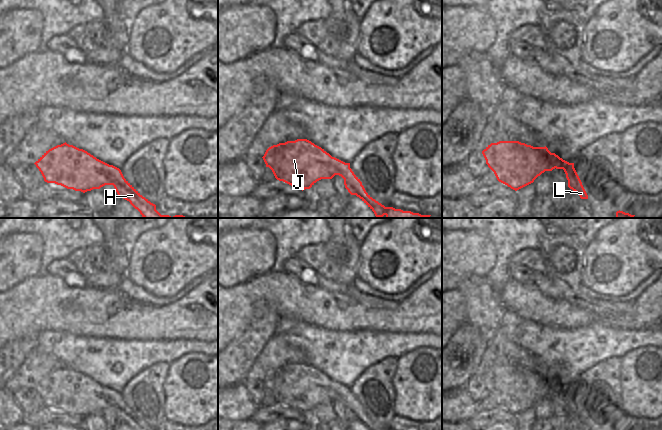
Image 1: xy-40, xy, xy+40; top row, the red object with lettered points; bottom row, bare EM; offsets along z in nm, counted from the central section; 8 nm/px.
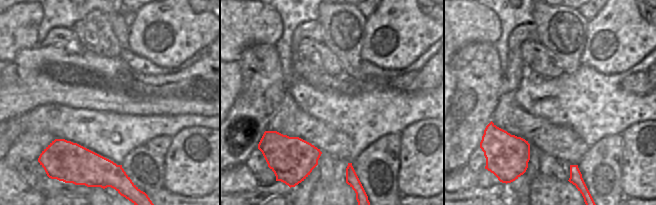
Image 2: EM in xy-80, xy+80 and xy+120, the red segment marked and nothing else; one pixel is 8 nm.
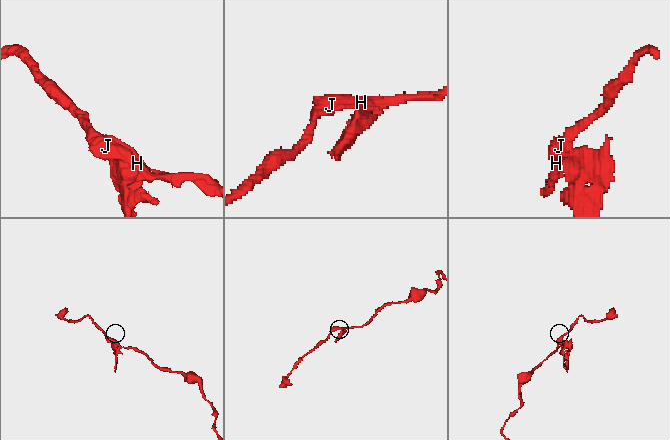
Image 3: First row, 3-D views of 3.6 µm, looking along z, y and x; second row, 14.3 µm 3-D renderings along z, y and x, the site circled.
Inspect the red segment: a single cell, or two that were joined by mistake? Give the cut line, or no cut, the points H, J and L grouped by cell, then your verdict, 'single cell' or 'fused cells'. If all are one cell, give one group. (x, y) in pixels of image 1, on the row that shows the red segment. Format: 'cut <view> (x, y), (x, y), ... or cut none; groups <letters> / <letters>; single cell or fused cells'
cut xy (331, 157), (331, 164), (345, 176), (350, 186); groups H J / L; fused cells

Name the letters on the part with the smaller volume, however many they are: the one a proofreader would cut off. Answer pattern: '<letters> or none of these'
L

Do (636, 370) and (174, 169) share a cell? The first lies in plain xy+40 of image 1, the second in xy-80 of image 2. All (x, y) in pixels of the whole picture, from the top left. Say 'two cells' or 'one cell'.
one cell

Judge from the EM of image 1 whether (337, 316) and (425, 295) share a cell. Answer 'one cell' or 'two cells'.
one cell

